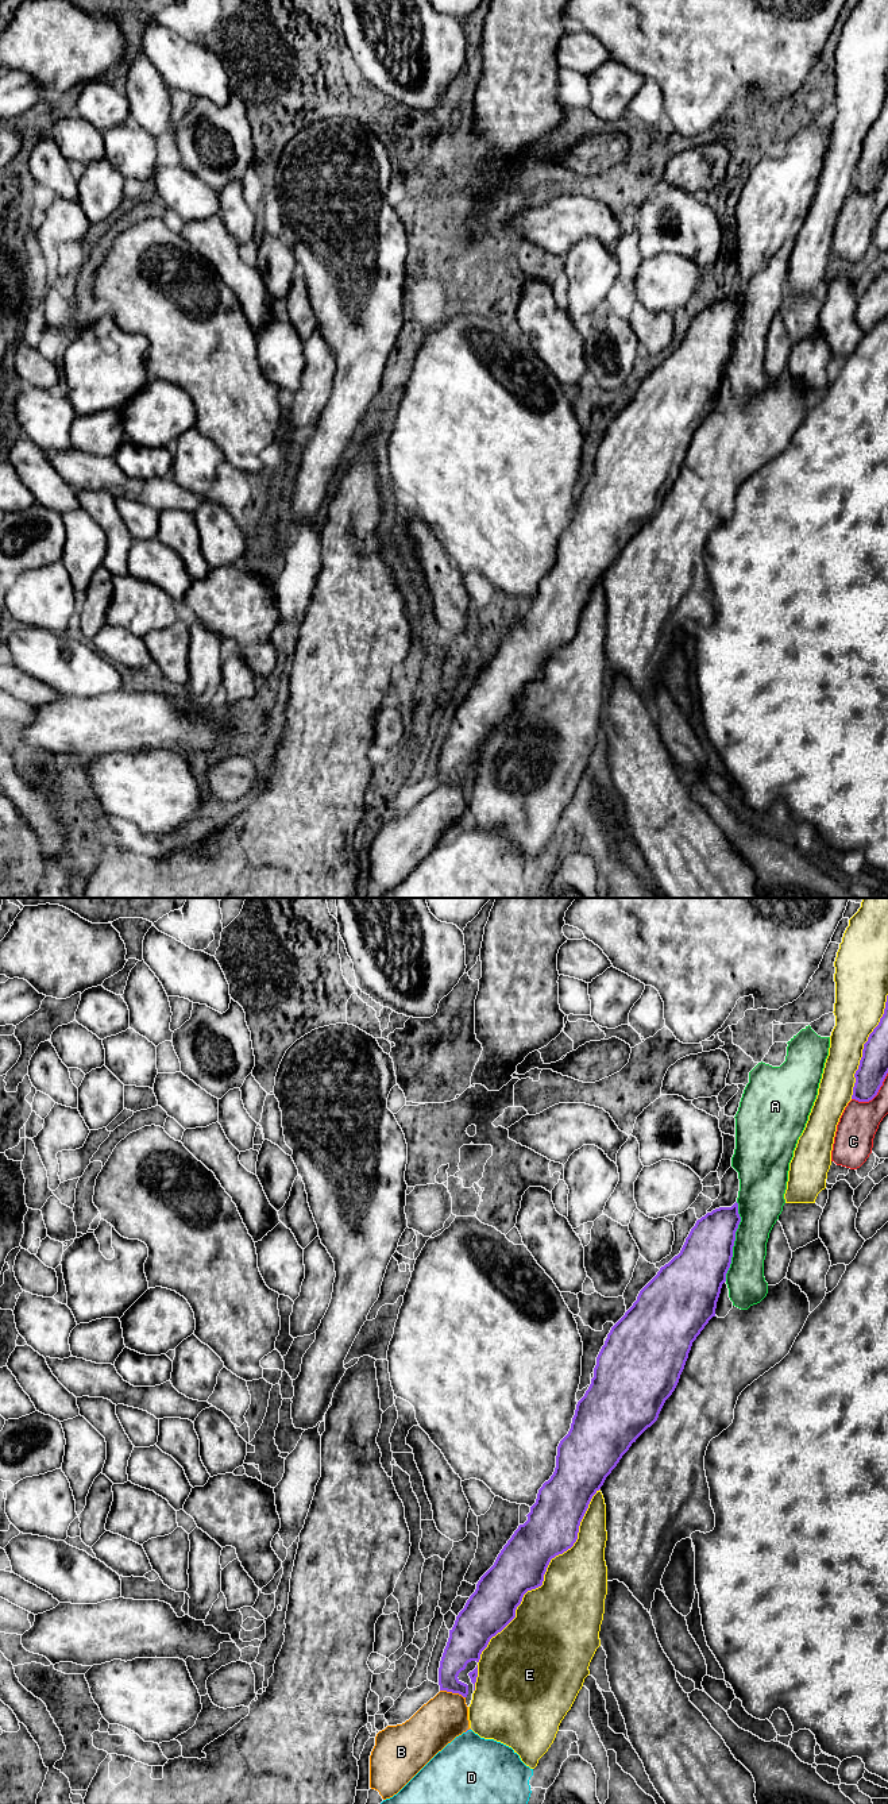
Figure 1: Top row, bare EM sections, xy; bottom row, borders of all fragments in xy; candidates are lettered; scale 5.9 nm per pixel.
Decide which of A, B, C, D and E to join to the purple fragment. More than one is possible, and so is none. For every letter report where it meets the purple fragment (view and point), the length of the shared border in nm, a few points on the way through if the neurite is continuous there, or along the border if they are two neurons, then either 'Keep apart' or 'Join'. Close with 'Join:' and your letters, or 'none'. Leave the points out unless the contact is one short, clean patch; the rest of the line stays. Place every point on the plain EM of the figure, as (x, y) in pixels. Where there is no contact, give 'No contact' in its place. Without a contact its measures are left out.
A: Touches purple at xy (734, 332). Shared border 480 nm. Keep apart
B: Touches purple at xy (452, 785). Shared border 160 nm. Keep apart
C: Touches purple at xy (875, 188). Shared border 280 nm. Keep apart
D: Touches purple at xy (467, 823). Shared border 40 nm. Keep apart
E: Touches purple at xy (543, 669). Shared border 1250 nm. Join
Join: E

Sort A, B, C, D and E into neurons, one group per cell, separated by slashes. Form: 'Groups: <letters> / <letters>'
Groups: A / B D / C / E

